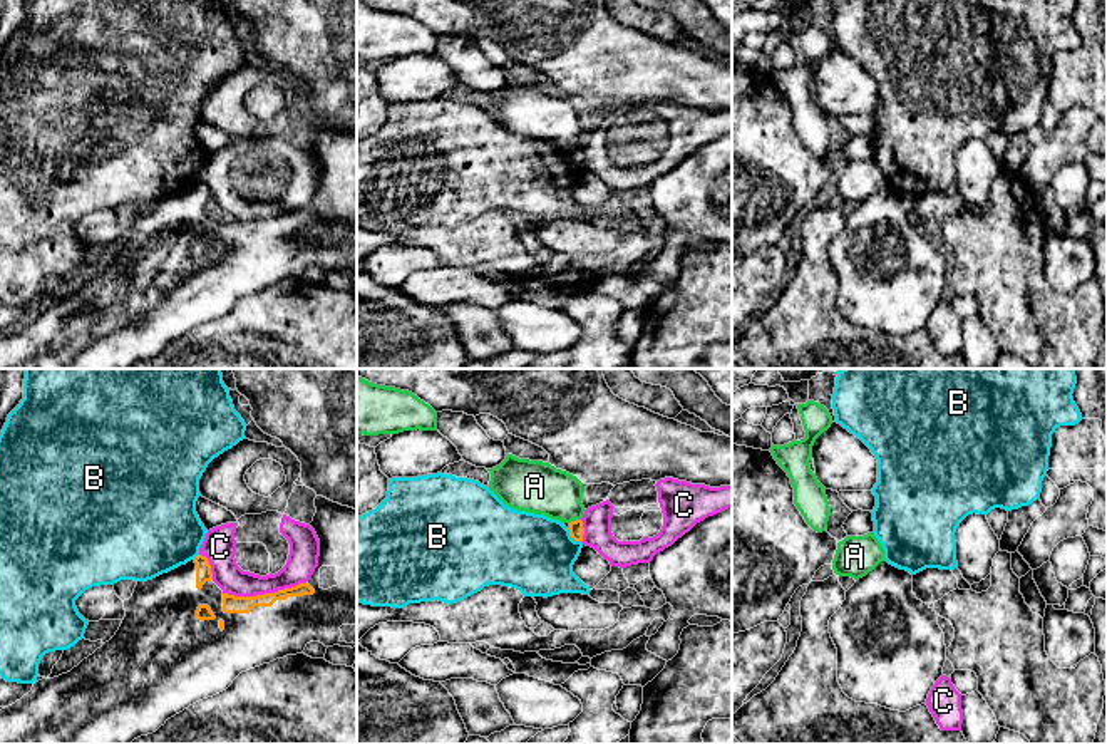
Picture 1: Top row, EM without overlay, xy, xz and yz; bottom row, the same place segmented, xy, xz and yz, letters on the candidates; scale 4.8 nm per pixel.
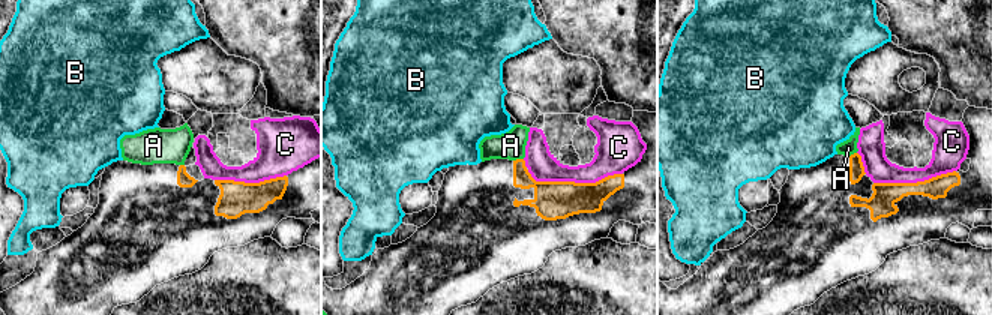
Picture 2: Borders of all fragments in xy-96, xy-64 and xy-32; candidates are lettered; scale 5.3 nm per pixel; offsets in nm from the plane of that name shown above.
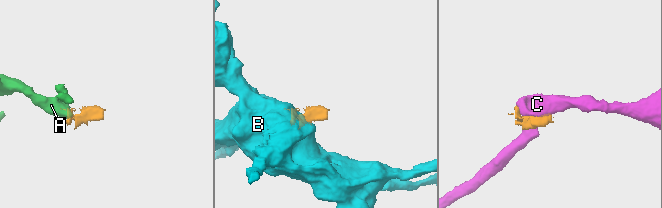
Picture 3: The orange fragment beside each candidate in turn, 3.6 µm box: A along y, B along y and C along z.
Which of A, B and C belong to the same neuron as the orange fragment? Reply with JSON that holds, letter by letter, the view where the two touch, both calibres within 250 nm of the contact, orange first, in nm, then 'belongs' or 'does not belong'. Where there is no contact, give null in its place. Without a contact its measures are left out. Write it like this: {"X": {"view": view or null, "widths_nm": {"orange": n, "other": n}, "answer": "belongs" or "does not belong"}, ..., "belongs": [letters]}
{"A": {"view": "xz", "widths_nm": {"orange": 70, "other": 240}, "answer": "does not belong"}, "B": {"view": "xz", "widths_nm": {"orange": 70, "other": 380}, "answer": "does not belong"}, "C": {"view": "xy", "widths_nm": {"orange": 90, "other": 140}, "answer": "does not belong"}, "belongs": []}

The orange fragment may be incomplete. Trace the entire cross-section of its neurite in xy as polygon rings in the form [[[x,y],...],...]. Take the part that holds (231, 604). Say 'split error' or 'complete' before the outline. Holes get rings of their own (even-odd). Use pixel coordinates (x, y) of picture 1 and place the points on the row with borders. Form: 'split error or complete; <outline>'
split error; [[[323,496],[315,498],[315,508],[310,526],[320,540],[320,556],[306,583],[256,597],[228,595],[213,581],[203,555],[137,581],[132,597],[124,600],[126,617],[109,642],[70,672],[35,682],[27,695],[0,710],[0,744],[131,744],[189,705],[226,690],[241,672],[303,654],[310,642],[357,647],[357,509]]]

